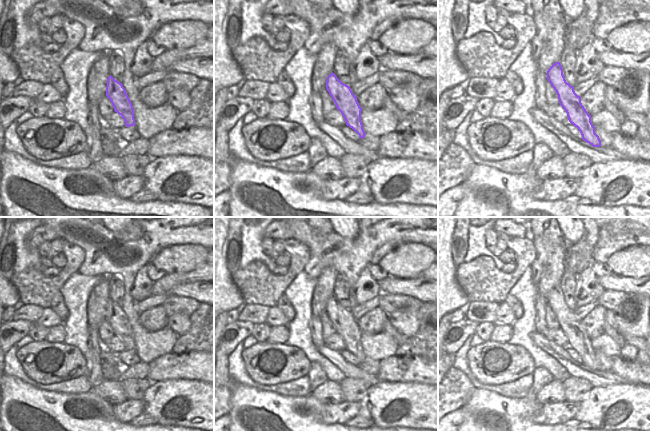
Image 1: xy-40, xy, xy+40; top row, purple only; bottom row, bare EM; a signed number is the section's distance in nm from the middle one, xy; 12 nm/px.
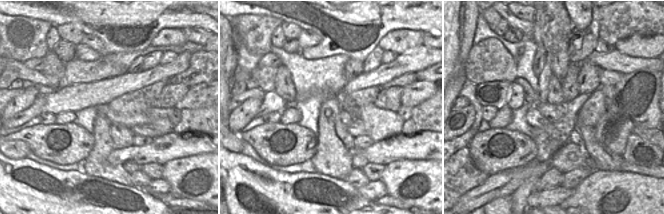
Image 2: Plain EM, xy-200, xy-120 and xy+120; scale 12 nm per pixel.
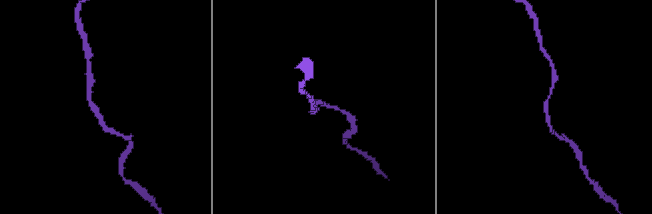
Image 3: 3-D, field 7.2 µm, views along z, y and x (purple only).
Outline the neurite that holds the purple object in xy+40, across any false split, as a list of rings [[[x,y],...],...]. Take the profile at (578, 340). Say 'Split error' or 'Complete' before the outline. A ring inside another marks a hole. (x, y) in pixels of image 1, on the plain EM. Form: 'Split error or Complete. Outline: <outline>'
Complete. Outline: [[[560,286],[554,287],[547,295],[547,304],[556,315],[559,328],[567,337],[569,346],[578,352],[582,364],[593,371],[601,371],[601,364],[595,357],[595,351],[591,346],[591,339],[581,327],[574,311],[566,306]]]

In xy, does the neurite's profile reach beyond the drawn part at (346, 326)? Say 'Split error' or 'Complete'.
Complete.

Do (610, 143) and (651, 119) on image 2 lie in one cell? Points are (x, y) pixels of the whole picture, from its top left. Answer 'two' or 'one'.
one

